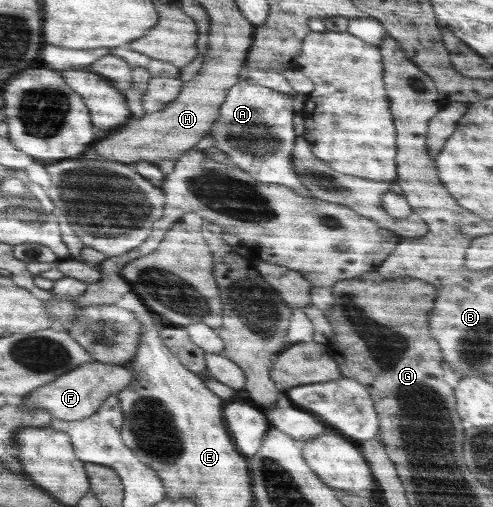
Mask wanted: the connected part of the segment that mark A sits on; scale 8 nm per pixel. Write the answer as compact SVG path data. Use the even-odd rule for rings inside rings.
M249 78L239 80L229 89L228 96L221 104L219 117L211 124L208 134L215 141L214 147L223 151L232 165L251 174L255 182L285 185L295 193L303 193L307 187L299 183L299 177L291 165L291 151L295 145L295 113L291 103L293 101L287 93L275 91ZM261 127L265 131L261 131Z

